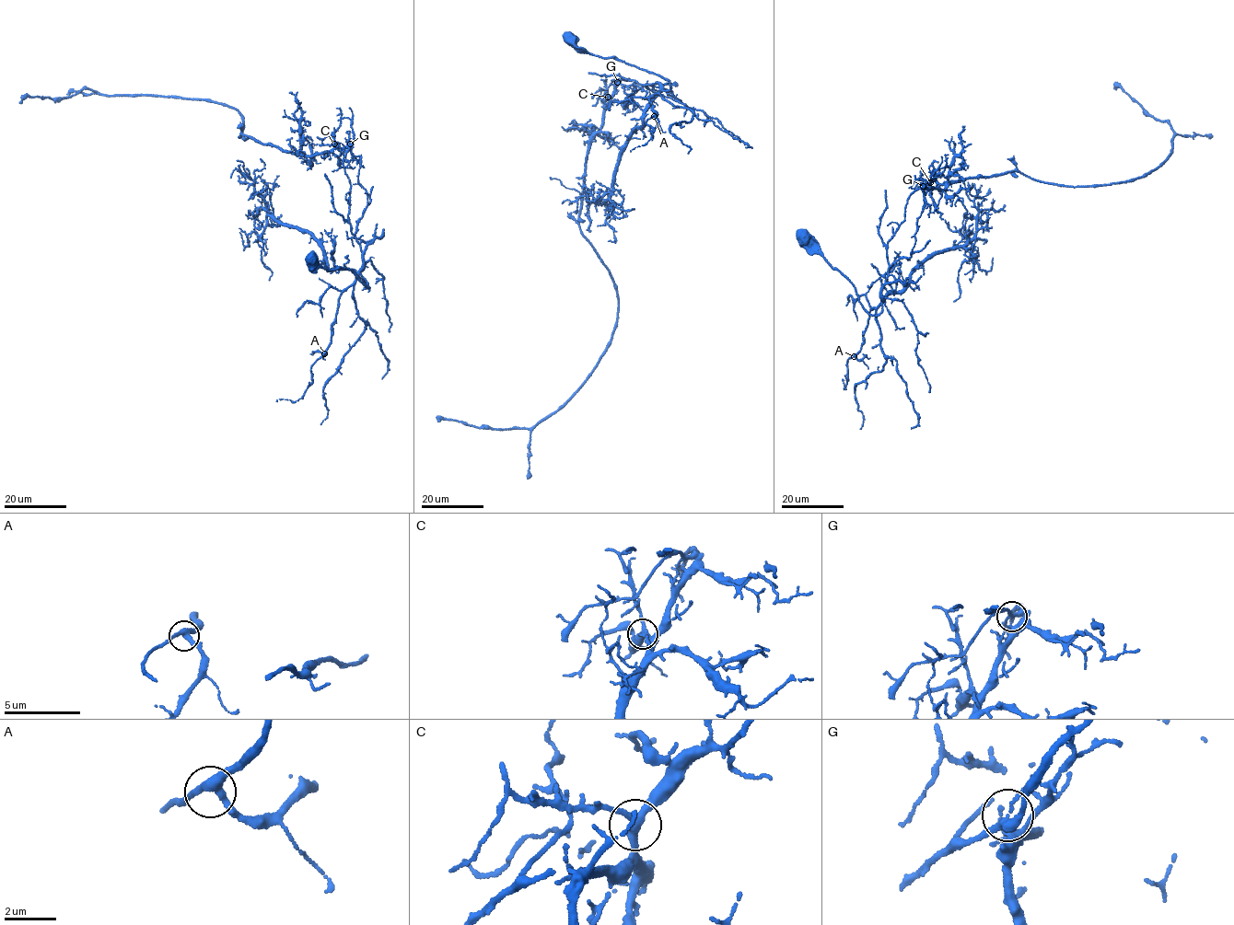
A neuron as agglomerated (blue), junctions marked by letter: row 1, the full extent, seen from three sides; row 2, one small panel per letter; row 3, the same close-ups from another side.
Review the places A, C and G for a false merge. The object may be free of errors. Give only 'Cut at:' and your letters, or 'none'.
Cut at: G

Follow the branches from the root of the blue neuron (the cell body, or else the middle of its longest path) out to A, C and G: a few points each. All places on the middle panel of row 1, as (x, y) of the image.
A: (571, 40), (579, 51), (615, 56), (669, 81), (669, 89), (649, 98), (657, 115), (654, 116)
C: (571, 40), (579, 51), (615, 56), (669, 83), (663, 90), (657, 82), (613, 79), (608, 97)
G: (571, 40), (583, 52), (615, 56), (659, 75), (670, 88), (662, 90), (657, 82), (611, 80), (617, 82)

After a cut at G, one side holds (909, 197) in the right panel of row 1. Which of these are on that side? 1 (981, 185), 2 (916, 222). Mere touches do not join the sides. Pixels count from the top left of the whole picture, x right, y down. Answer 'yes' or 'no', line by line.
1: yes
2: yes

